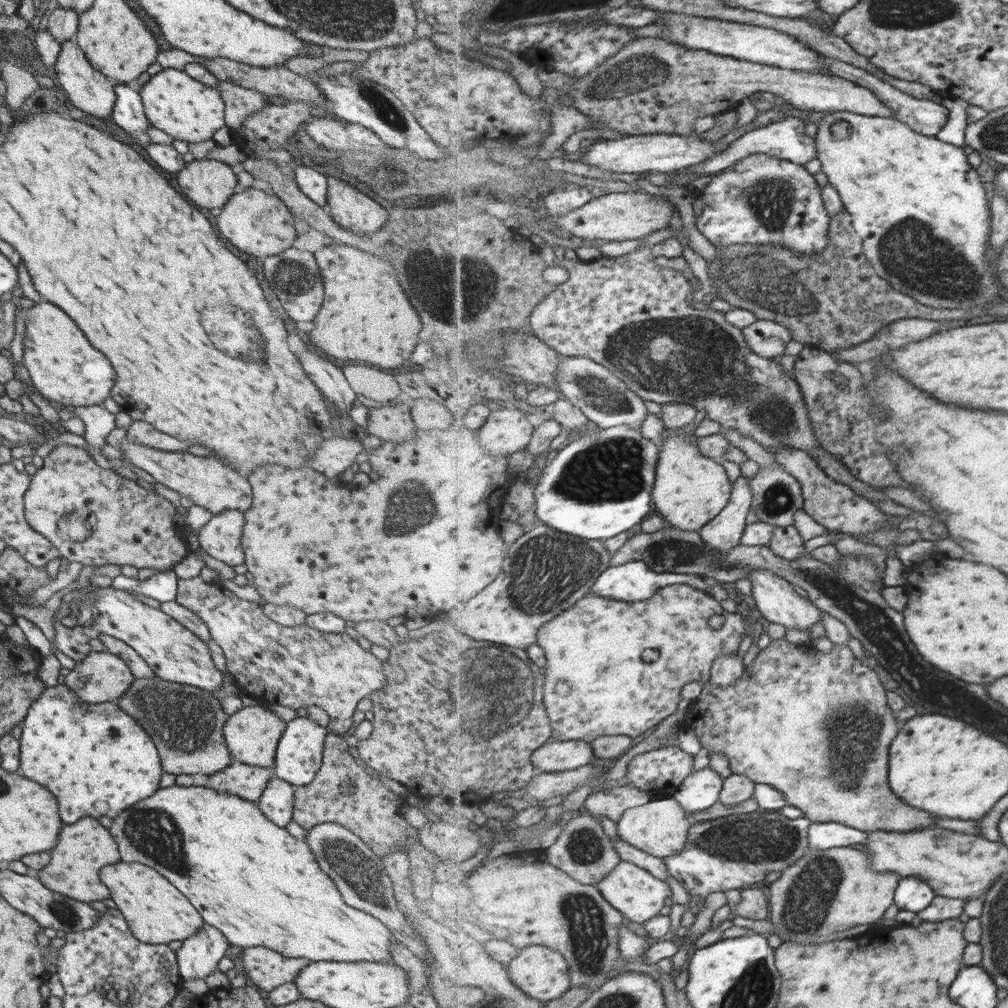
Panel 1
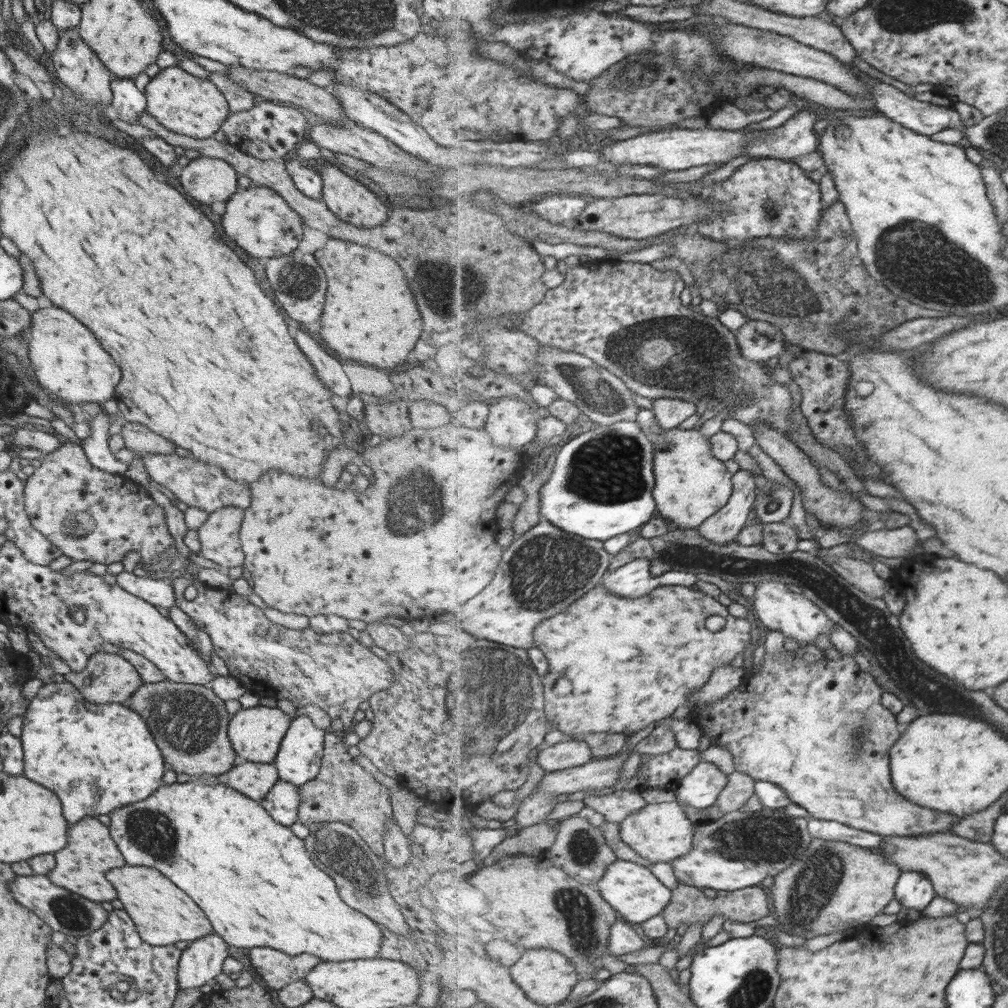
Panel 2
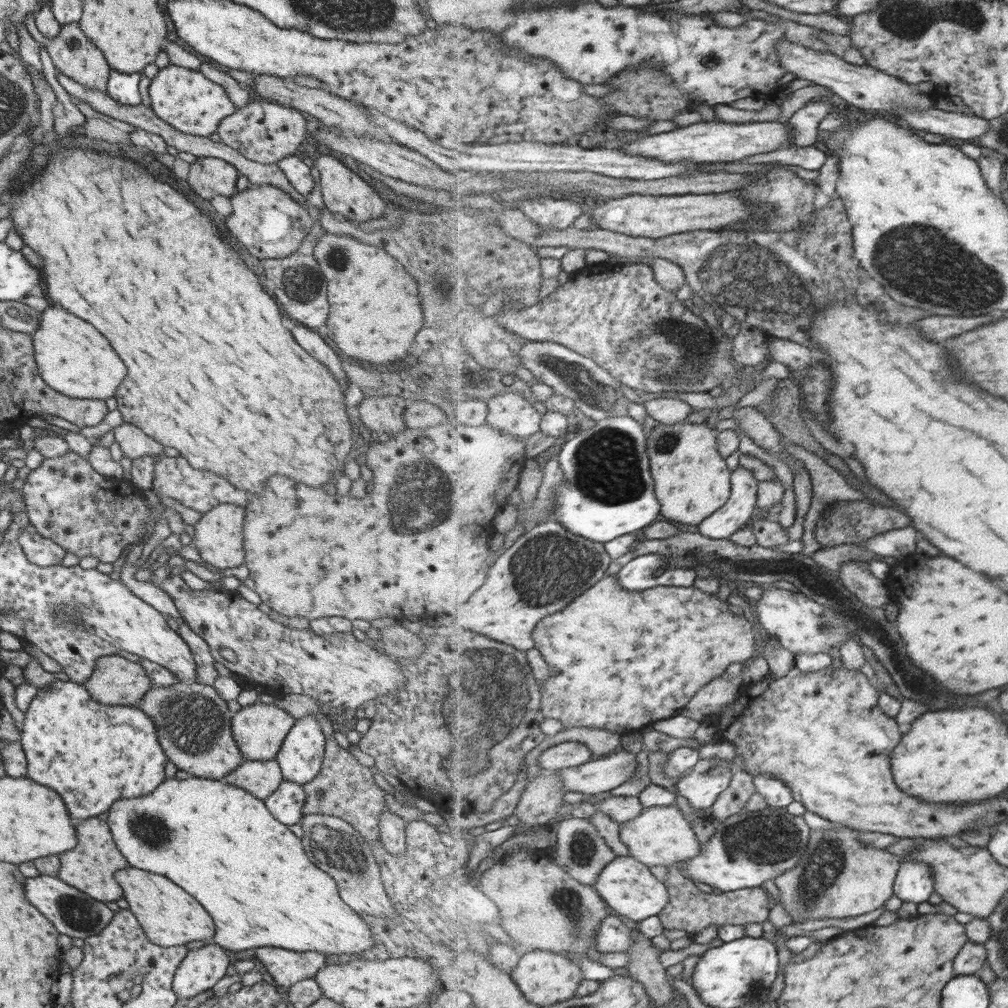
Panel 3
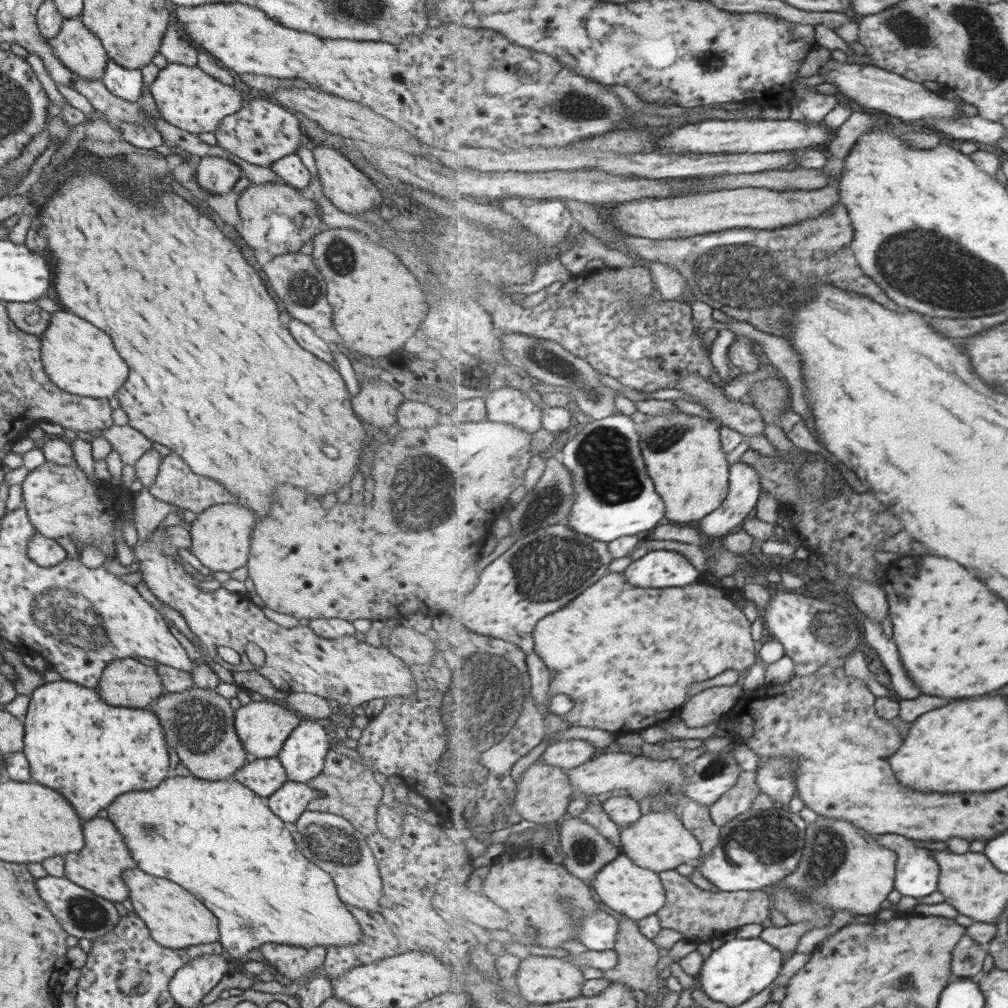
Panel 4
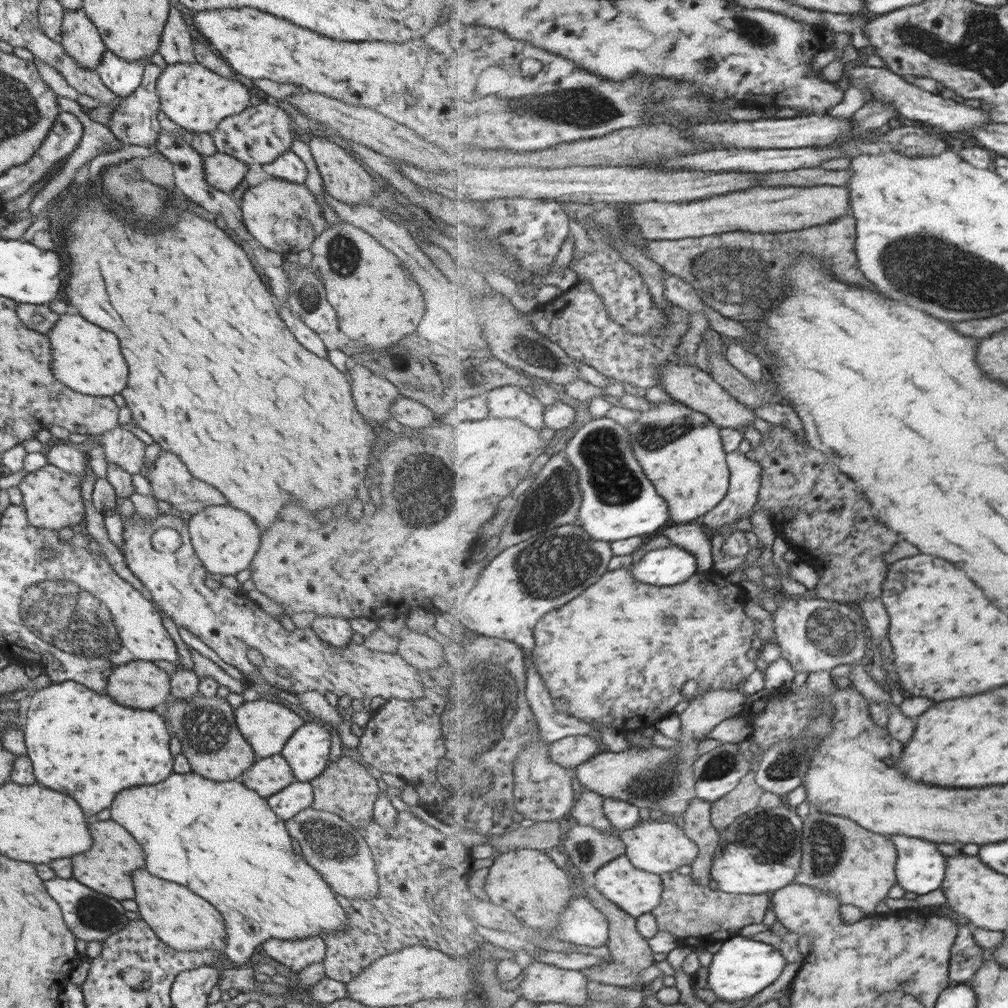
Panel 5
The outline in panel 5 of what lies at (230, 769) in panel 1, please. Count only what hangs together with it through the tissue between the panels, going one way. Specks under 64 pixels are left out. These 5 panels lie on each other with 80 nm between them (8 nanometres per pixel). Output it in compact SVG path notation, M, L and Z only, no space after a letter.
M280 755L257 760L237 779L264 799L294 781L292 770Z

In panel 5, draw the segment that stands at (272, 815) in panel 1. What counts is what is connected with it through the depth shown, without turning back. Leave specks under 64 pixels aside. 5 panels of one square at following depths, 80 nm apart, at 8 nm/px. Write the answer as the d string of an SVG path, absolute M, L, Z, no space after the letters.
M294 780L289 786L266 797L265 802L281 820L287 820L295 816L301 809L311 806L311 782L299 782Z

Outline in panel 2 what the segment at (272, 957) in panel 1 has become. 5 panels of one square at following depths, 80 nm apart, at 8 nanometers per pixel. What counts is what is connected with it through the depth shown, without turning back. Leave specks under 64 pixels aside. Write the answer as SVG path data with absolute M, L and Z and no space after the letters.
M253 947L248 953L251 968L263 979L265 986L275 992L292 982L301 982L321 962L309 953L291 956L267 947Z

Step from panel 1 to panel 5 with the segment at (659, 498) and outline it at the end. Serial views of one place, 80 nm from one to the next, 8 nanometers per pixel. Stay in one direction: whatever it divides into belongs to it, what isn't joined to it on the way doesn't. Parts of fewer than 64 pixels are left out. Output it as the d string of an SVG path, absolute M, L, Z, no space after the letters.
M681 402L651 403L650 409L639 409L638 419L629 426L635 456L649 480L657 486L657 492L669 502L671 518L675 522L691 523L724 501L729 493L732 478L732 471L728 465L729 452L724 449L722 429L709 419L708 414L693 410Z

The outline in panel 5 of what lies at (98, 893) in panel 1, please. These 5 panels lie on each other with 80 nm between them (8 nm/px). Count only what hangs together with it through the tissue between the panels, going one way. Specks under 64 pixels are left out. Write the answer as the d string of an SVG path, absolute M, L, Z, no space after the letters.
M90 819L93 824L88 824L87 832L91 835L91 848L85 853L73 856L70 862L72 879L92 888L94 892L103 894L113 900L122 901L133 899L133 885L131 873L142 869L145 864L145 856L141 846L125 832L122 826L119 826L111 819L99 821Z

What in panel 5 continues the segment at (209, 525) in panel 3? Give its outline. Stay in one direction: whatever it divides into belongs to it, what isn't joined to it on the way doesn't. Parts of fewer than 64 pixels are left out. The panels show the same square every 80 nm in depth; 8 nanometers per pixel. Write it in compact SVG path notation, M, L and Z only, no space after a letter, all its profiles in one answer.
M211 505L192 514L188 521L188 535L194 555L211 574L235 575L248 569L260 543L259 530L246 512L231 506Z

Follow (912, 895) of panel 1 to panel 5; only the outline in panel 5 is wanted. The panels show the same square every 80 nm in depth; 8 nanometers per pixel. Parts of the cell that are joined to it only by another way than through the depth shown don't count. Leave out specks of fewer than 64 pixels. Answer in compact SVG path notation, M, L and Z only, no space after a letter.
M889 835L897 848L896 876L906 892L925 895L941 889L947 871L947 857L937 843L903 835Z

